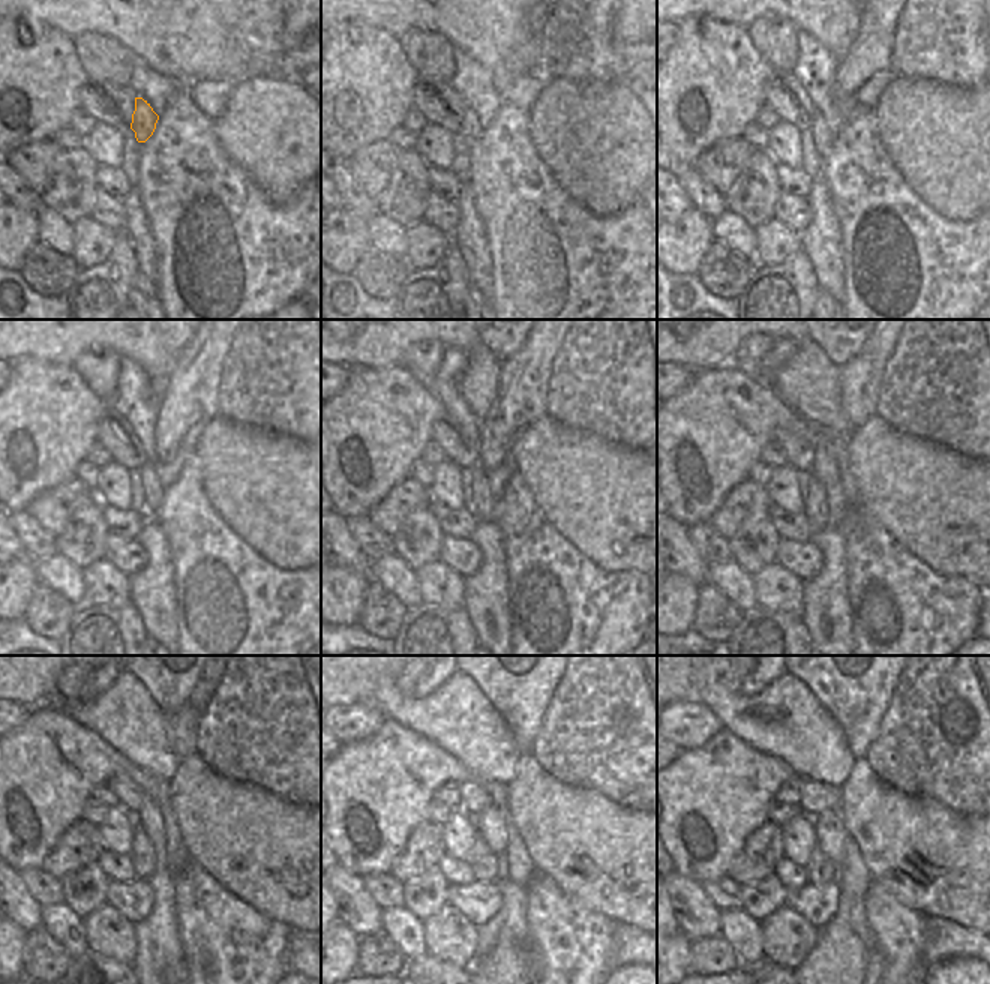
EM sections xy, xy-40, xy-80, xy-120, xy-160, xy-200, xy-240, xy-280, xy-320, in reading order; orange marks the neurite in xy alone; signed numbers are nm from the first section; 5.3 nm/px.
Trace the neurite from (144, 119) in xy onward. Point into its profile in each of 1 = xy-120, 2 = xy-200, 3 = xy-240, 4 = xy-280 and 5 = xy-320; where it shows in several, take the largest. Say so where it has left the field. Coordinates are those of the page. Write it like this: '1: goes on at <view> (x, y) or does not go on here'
1: goes on at xy-120 (150, 483)
2: goes on at xy-200 (816, 512)
3: goes on at xy-240 (143, 855)
4: goes on at xy-280 (486, 866)
5: goes on at xy-320 (821, 870)

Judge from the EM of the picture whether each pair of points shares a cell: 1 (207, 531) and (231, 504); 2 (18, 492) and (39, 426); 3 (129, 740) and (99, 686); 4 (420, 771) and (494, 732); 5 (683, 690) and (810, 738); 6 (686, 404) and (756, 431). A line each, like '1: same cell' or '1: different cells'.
1: different cells
2: same cell
3: different cells
4: different cells
5: different cells
6: same cell

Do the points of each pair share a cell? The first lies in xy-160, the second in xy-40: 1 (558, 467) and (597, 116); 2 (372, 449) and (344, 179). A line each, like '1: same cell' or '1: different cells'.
1: same cell
2: different cells

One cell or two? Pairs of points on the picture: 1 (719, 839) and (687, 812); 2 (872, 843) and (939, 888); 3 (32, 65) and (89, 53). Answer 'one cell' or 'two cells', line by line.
1: one cell
2: one cell
3: two cells

